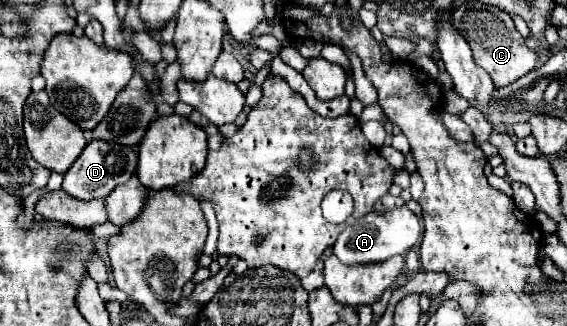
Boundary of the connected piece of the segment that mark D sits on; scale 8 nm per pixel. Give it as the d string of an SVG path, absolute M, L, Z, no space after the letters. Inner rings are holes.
M92 140L84 148L82 156L68 168L64 174L62 190L68 192L70 196L78 200L96 200L96 198L106 198L118 184L124 184L136 174L136 148L124 148L114 142L104 142L104 140Z

